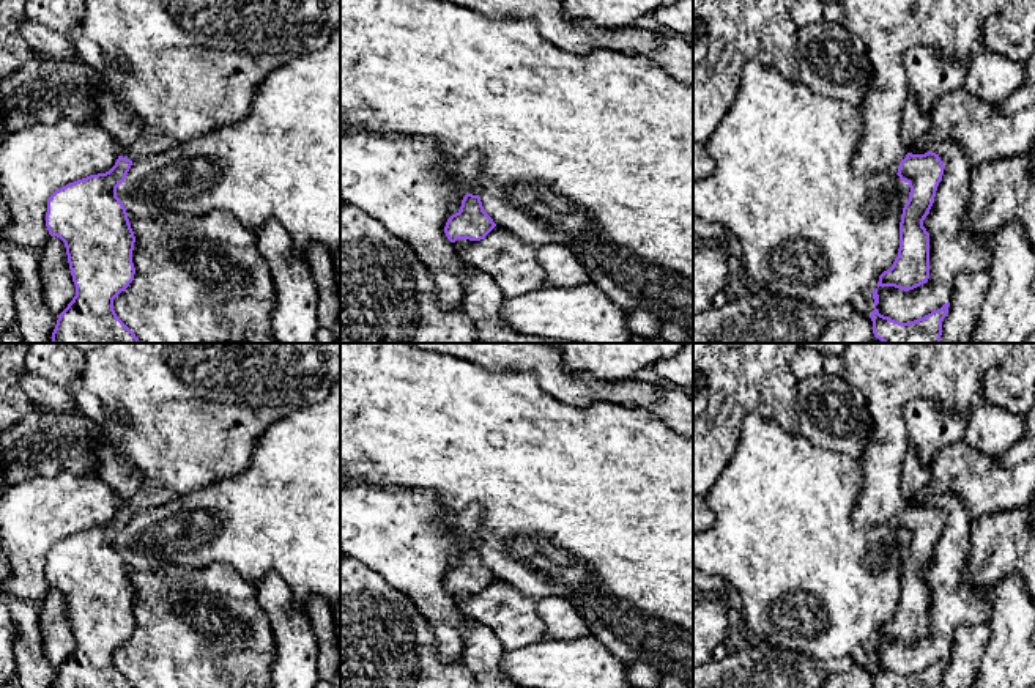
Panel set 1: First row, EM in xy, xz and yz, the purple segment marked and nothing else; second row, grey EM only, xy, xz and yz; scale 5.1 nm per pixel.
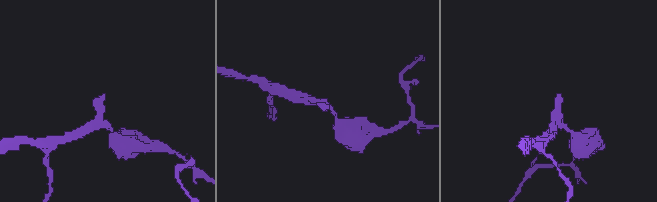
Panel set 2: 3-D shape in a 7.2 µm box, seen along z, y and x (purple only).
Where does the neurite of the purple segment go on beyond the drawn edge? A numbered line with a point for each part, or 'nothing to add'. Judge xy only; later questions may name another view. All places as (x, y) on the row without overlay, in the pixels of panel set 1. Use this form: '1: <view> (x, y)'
1: xy (196, 411)

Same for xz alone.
1: xz (467, 523)

